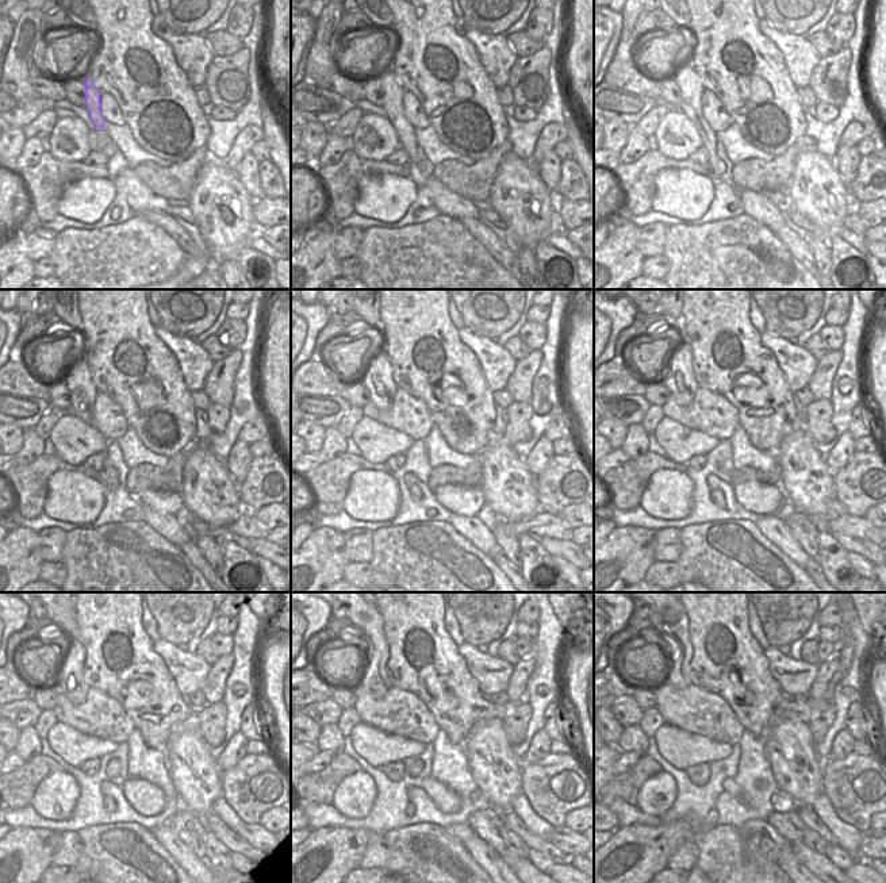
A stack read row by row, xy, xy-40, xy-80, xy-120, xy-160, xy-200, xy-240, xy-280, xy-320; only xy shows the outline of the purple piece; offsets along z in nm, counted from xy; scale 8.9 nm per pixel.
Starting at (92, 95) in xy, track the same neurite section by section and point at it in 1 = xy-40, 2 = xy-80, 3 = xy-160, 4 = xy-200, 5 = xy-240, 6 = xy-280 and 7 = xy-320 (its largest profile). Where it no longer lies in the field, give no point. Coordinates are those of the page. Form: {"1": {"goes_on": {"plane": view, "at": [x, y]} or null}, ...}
{"1": {"goes_on": {"plane": "xy-40", "at": [392, 92]}}, "2": {"goes_on": {"plane": "xy-80", "at": [686, 79]}}, "3": {"goes_on": {"plane": "xy-160", "at": [378, 379]}}, "4": {"goes_on": {"plane": "xy-200", "at": [679, 379]}}, "5": {"goes_on": {"plane": "xy-240", "at": [71, 680]}}, "6": {"goes_on": {"plane": "xy-280", "at": [367, 619]}}, "7": {"goes_on": {"plane": "xy-320", "at": [670, 619]}}}

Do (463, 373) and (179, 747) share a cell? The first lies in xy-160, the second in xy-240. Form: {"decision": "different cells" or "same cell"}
{"decision": "different cells"}

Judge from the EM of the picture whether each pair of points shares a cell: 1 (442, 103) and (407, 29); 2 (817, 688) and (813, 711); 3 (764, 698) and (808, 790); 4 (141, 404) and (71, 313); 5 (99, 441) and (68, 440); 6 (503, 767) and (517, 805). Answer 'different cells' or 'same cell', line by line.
1: same cell
2: different cells
3: different cells
4: different cells
5: same cell
6: different cells

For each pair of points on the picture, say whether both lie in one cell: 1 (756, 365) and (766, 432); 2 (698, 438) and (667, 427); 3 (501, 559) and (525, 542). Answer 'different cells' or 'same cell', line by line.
1: same cell
2: same cell
3: different cells

